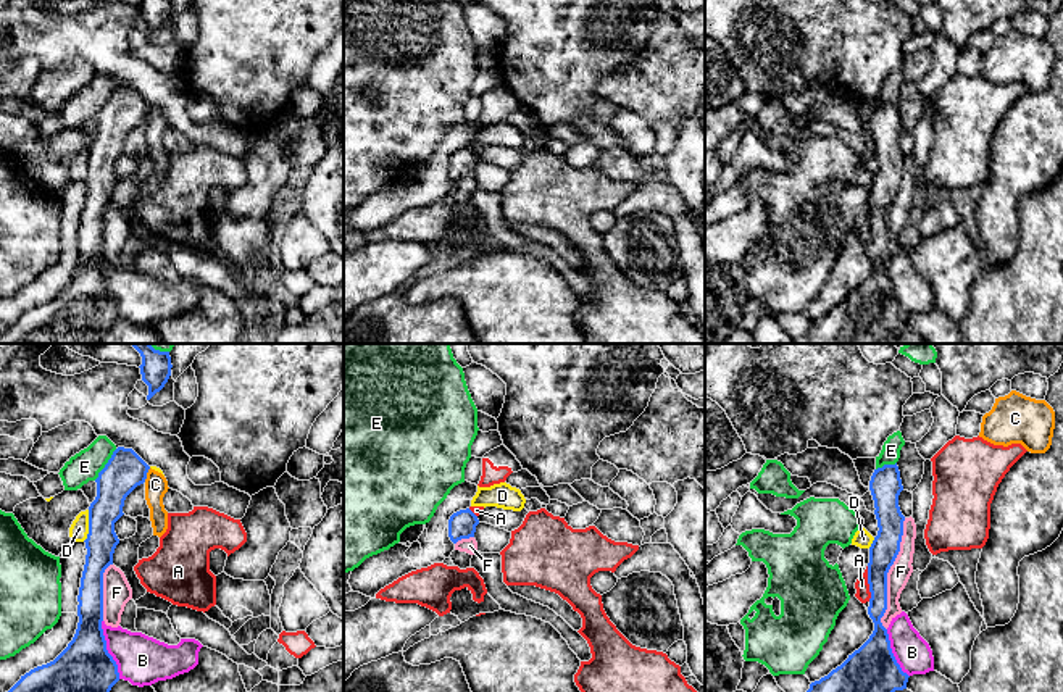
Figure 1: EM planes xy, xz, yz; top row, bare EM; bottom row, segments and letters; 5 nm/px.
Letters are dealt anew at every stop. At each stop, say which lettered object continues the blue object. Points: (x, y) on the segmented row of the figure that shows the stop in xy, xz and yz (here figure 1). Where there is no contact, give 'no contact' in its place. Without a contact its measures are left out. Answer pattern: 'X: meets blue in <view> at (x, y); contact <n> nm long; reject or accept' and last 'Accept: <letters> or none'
A: meets blue in yz at (868, 583); contact 180 nm long; reject
B: meets blue in xy at (105, 649); contact 300 nm long; reject
C: meets blue in xy at (145, 475); contact 80 nm long; reject
D: meets blue in xy at (89, 526); contact 160 nm long; reject
E: meets blue in xy at (105, 465); contact 200 nm long; reject
F: meets blue in yz at (886, 575); contact 550 nm long; reject
Accept: none

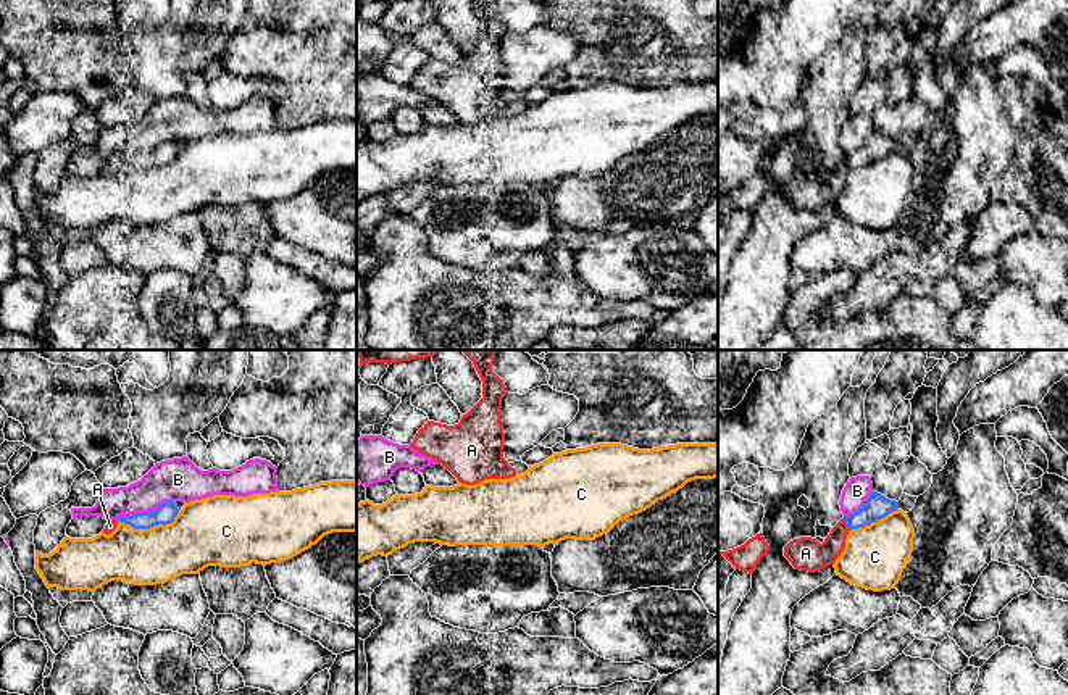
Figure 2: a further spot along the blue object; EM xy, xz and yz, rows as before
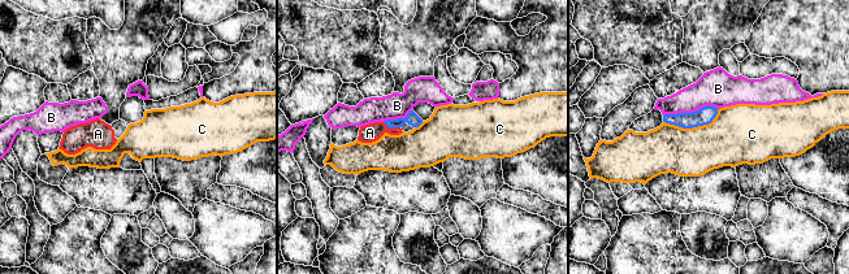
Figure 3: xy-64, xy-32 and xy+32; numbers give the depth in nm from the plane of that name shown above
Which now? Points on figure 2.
A: meets blue in yz at (847, 524); contact 80 nm long; accept
B: meets blue in xy at (144, 513); contact 300 nm long; reject
C: meets blue in xy at (149, 528); contact 320 nm long; reject
Accept: A

